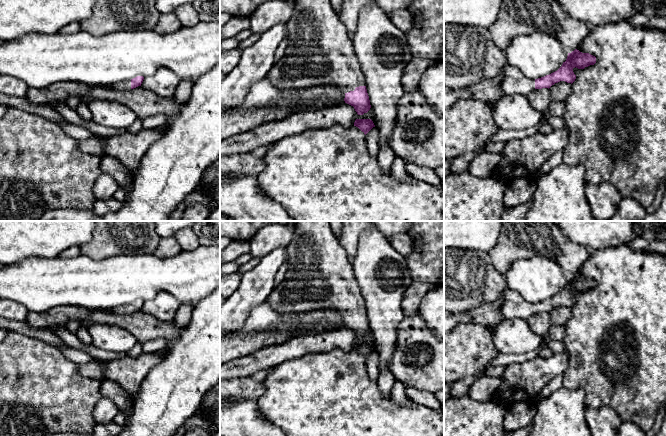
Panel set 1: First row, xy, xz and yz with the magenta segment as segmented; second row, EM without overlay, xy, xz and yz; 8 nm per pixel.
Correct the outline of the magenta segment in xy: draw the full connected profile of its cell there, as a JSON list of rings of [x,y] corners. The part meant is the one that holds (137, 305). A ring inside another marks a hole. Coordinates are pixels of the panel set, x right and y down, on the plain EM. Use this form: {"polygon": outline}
{"polygon": [[[137,300],[131,304],[126,304],[126,305],[116,307],[113,310],[111,310],[111,312],[116,314],[129,315],[138,310],[141,310],[143,304],[144,304],[143,300]]]}

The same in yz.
{"polygon": [[[575,273],[568,277],[567,283],[562,290],[555,296],[538,303],[530,303],[525,301],[517,292],[506,287],[497,299],[502,303],[500,312],[503,320],[506,319],[528,319],[535,313],[550,312],[555,307],[565,305],[573,307],[576,299],[573,293],[584,293],[596,287],[596,281],[589,277],[582,277]]]}

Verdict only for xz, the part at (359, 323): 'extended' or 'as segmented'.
extended

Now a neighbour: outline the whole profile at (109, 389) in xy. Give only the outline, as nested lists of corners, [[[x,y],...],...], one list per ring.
[[[105,379],[100,387],[101,396],[112,400],[120,411],[131,406],[132,399],[126,391],[116,382]]]

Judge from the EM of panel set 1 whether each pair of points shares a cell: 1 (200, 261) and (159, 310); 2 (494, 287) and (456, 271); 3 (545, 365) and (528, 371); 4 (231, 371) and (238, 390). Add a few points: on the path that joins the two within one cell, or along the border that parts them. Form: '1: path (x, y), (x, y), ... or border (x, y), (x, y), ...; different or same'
1: border (148, 299), (166, 291), (181, 303); different
2: path (485, 284), (465, 279); same
3: path (541, 369), (539, 371), (532, 371); same
4: border (250, 374), (230, 378); different

